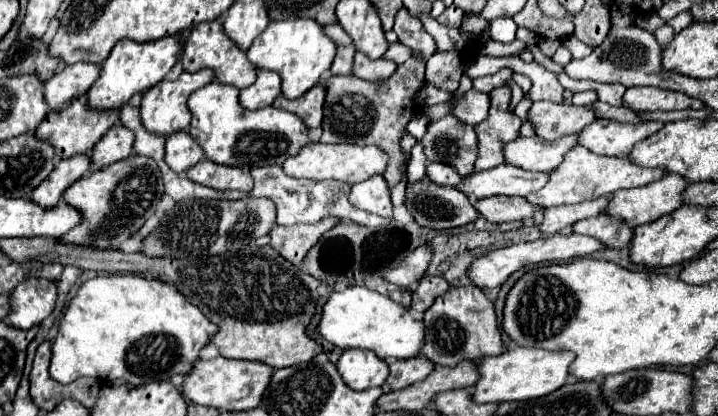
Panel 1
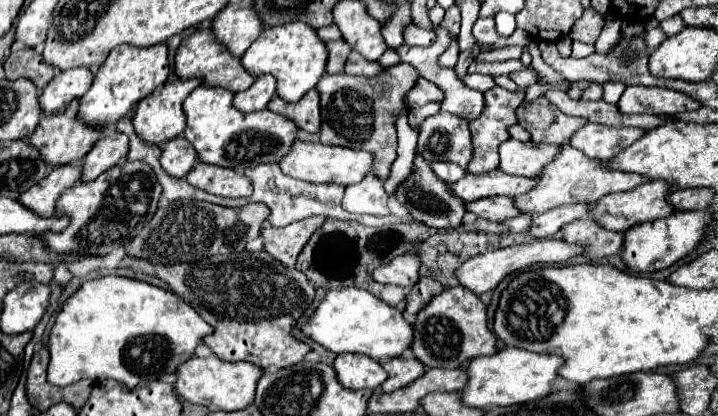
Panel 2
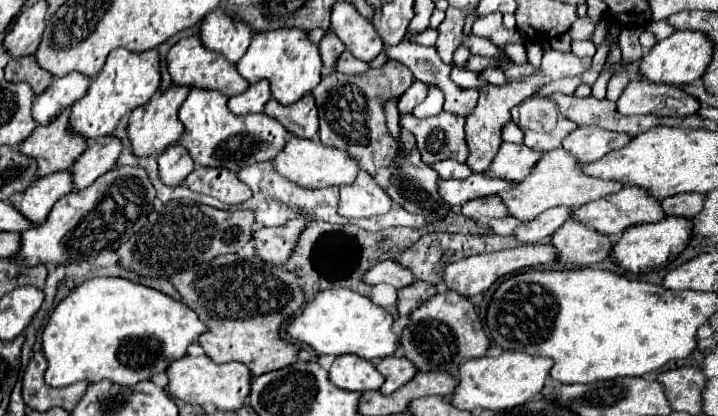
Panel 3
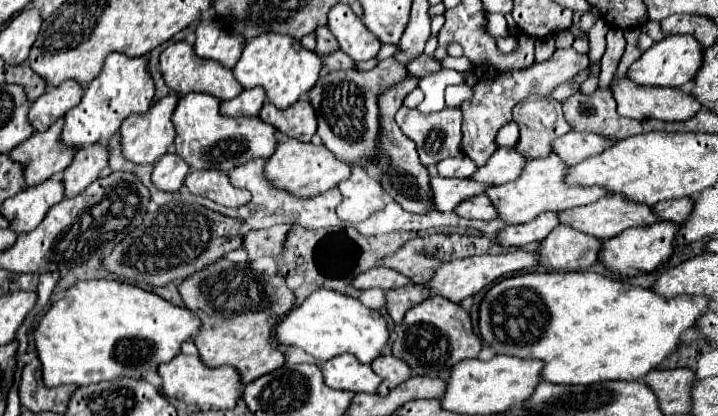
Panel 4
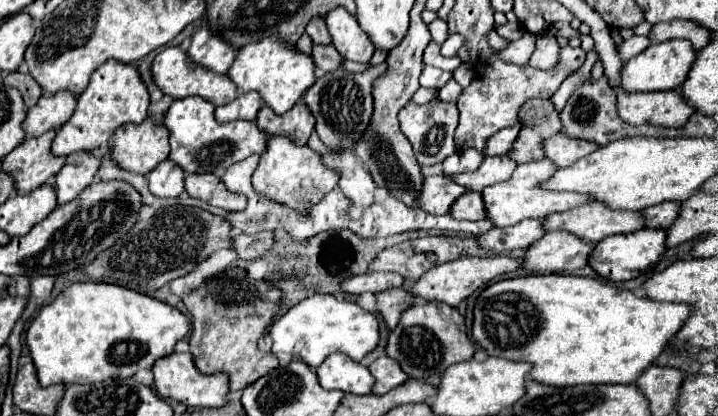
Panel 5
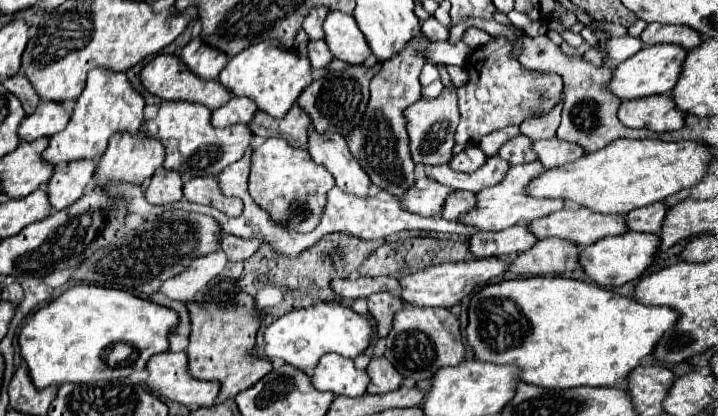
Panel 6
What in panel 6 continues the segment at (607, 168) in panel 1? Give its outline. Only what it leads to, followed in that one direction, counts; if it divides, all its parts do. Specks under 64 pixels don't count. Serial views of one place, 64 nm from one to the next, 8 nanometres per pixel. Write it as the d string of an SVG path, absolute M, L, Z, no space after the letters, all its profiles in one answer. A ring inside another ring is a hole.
M540 162L510 166L510 170L502 182L498 182L496 186L484 188L476 194L474 212L464 214L460 218L460 222L478 226L480 230L504 230L518 222L534 222L556 210L562 210L566 206L566 202L560 202L560 198L550 198L550 200L548 198L528 198L528 194L524 194L524 186L528 186L528 182L532 182L532 178L536 178L536 174L544 174L544 166L540 166Z

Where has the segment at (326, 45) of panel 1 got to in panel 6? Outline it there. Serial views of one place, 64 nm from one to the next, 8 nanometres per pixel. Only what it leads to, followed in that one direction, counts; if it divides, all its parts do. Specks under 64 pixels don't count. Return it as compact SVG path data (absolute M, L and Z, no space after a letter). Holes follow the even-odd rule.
M264 40L232 56L226 68L220 72L218 80L232 94L252 98L260 110L268 112L274 118L280 118L292 108L302 90L312 84L312 66L306 56L298 56L294 50L274 46L272 40Z

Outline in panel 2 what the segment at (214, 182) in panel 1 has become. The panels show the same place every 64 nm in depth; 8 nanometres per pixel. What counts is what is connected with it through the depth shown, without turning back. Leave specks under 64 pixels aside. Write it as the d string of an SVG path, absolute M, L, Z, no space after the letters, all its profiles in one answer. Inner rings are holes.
M198 162L188 172L186 180L192 186L216 196L240 198L252 194L252 182L244 174L236 174L234 170L222 166L204 166L204 162Z

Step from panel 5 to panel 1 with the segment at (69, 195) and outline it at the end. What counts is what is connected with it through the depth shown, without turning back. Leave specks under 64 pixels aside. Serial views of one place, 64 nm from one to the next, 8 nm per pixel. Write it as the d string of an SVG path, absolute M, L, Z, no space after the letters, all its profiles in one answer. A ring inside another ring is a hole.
M122 124L112 126L92 150L92 168L100 170L112 162L124 160L134 150L134 132Z

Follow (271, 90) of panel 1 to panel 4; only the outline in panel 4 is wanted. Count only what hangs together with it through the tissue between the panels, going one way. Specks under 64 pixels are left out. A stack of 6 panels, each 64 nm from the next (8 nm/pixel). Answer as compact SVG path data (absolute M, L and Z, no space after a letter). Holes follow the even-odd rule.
M258 86L258 88L244 90L240 96L232 98L228 102L222 102L220 110L228 116L258 116L264 100L266 100L266 94Z

